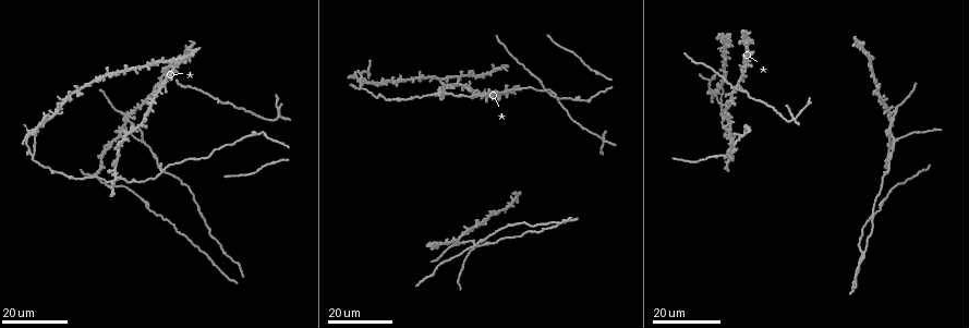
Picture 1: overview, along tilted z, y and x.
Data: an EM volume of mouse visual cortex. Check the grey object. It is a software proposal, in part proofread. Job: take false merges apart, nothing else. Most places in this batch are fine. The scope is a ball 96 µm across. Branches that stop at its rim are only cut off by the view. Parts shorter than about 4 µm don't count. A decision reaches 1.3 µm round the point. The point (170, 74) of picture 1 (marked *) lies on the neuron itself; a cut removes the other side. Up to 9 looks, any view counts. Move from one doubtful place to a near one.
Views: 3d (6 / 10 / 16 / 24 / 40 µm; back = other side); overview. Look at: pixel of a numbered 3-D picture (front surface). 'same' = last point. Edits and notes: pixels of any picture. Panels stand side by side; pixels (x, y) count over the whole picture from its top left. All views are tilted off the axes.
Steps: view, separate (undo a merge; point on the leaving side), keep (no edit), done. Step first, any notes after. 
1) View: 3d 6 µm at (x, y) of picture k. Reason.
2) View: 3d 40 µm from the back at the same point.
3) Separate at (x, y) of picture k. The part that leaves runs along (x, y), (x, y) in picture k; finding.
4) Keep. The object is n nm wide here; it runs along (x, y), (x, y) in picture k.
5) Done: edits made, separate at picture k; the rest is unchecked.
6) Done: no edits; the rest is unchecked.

View: 3d 16 µm at (32, 156) of picture 1. Two arms in line, one across.

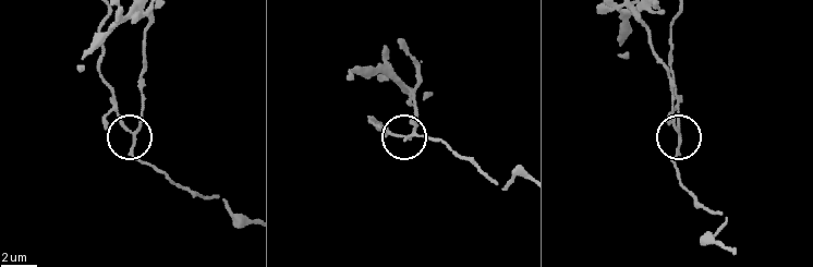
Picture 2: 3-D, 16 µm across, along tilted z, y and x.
View: 3d 6 µm at (134, 130) of picture 2. Closer look.

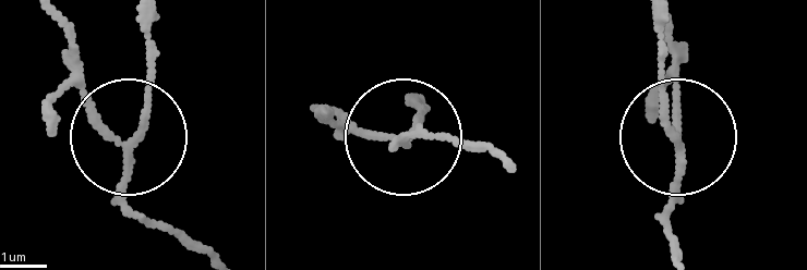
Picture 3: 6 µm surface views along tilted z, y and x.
Separate at (154, 76) of picture 3. The part that leaves runs along (137, 137), (151, 27) in picture 3; a second neuron is stuck on.

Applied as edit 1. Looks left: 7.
View: overview.

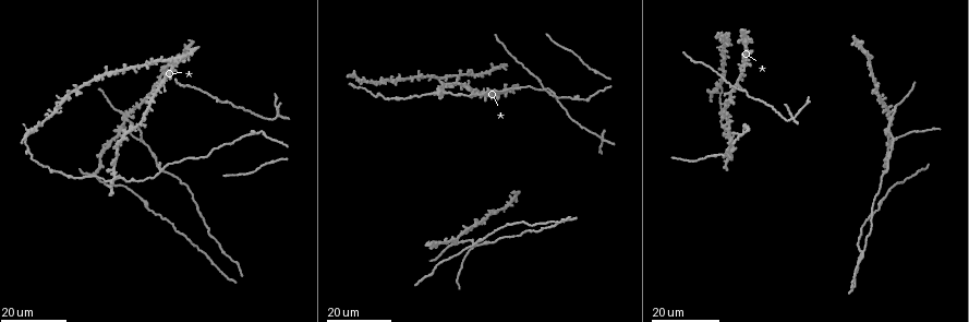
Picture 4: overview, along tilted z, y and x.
View: 3d 16 µm at (443, 91) of picture 4. Thin arm on a thick one.

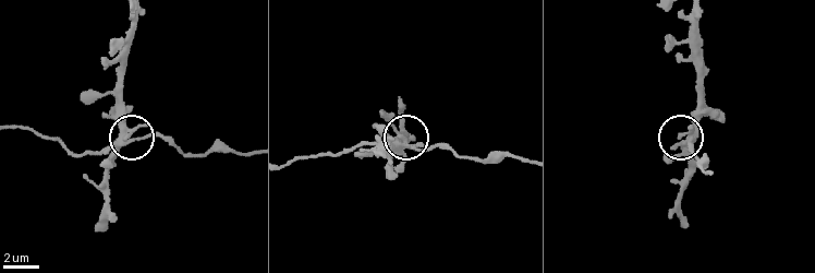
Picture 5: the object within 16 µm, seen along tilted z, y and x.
View: 3d 6 µm at (402, 143) of picture 5. Closer look.

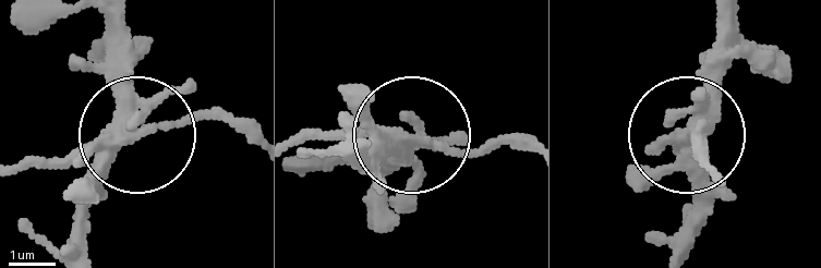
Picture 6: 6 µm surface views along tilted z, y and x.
Keep. 4 arms meet here; all the same neuron.

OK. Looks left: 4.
View: 3d 24 µm at (729, 153) of picture 4. Four or more arms meet.

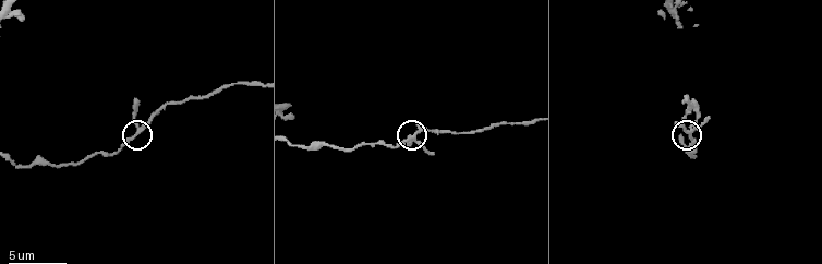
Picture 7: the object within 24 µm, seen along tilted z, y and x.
View: 3d 6 µm at (686, 131) of picture 7.

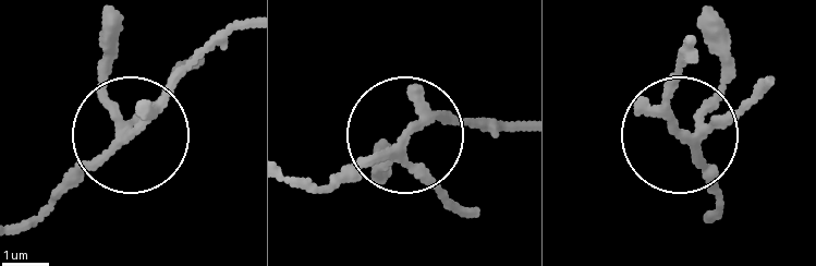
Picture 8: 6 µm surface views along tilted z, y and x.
Keep. 5 arms meet here; it runs along (15, 225), (121, 144), (108, 39) in picture 8; one neuron here.

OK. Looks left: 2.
View: 3d 24 µm at (895, 112) of picture 4.

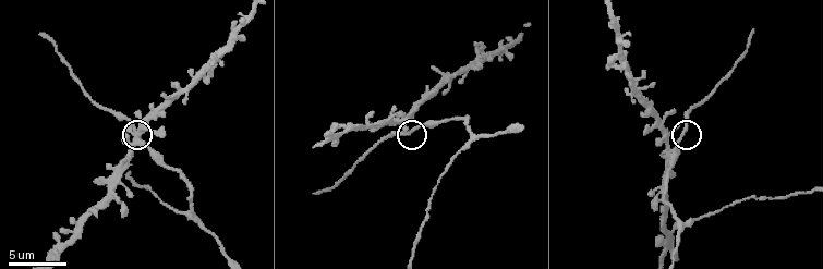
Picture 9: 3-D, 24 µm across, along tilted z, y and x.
View: 3d 10 µm at (683, 131) of picture 9. Zoom in.

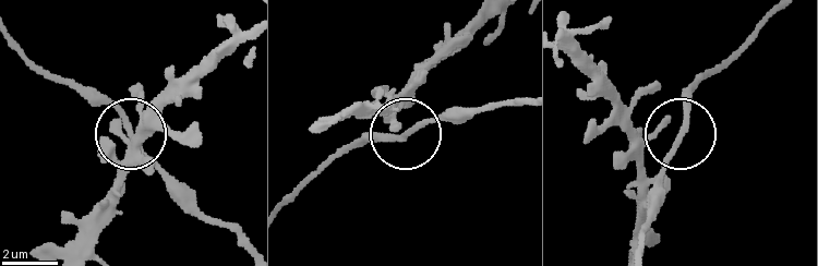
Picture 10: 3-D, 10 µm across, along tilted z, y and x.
Keep. Continuous, no second neuron.

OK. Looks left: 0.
Done: edits made, separate at picture 3; the rest is unchecked.

